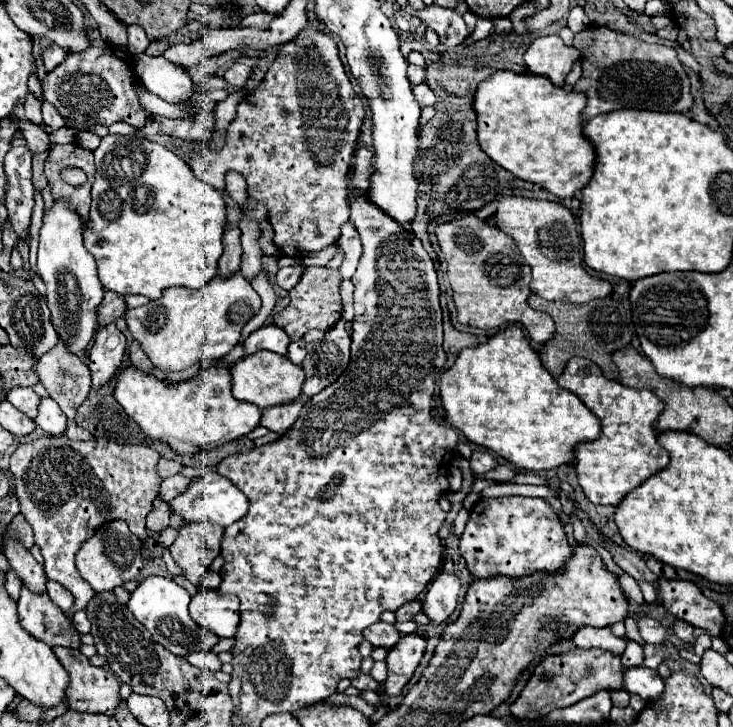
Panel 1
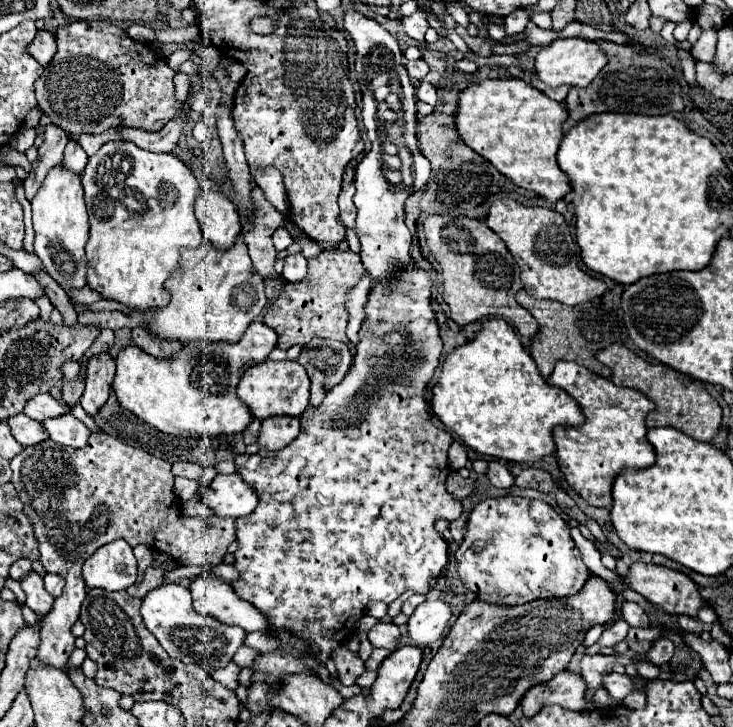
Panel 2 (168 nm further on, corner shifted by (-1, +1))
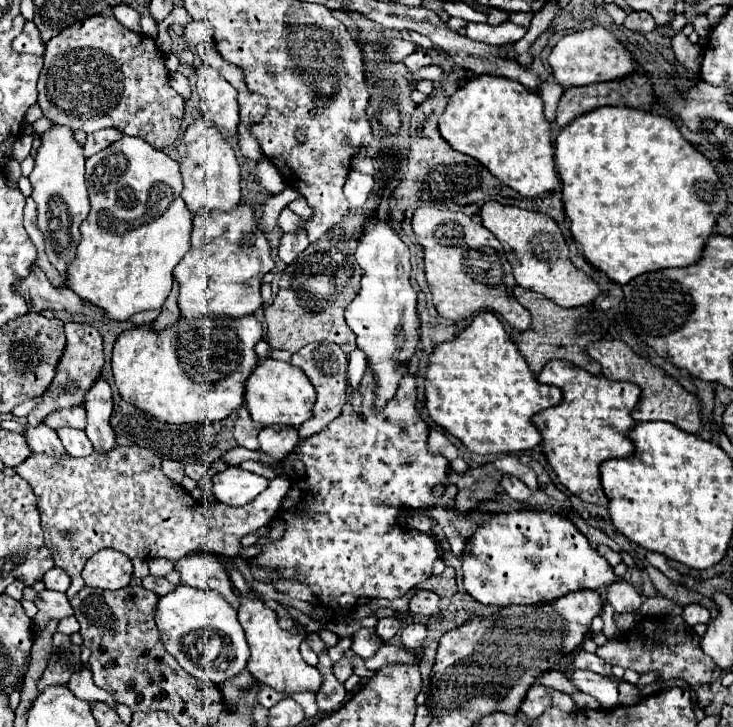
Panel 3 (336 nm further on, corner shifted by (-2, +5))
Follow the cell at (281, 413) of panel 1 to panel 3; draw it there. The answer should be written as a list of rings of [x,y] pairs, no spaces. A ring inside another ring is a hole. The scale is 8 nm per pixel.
[[[265,426],[259,434],[259,450],[283,460],[297,446],[299,432],[293,426]]]

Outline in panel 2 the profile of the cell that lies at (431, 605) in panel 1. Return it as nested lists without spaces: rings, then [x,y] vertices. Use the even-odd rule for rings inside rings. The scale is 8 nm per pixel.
[[[428,600],[420,604],[408,620],[408,636],[414,646],[424,648],[440,640],[452,612],[444,600]]]

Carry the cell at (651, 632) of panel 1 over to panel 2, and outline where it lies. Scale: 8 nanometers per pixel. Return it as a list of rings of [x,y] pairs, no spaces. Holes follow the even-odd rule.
[[[622,602],[622,608],[620,608],[620,612],[622,612],[622,618],[630,624],[630,626],[634,626],[634,628],[646,628],[648,624],[650,624],[650,620],[648,620],[648,614],[642,610],[642,606],[638,606],[636,602]]]

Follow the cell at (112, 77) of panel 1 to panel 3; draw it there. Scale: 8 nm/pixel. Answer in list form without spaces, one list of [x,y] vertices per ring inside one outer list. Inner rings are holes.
[[[91,16],[83,22],[77,22],[73,26],[67,26],[63,28],[57,36],[53,36],[47,46],[45,46],[45,66],[41,70],[41,76],[39,76],[39,84],[37,84],[37,90],[39,90],[39,100],[37,104],[41,106],[43,114],[57,126],[69,126],[71,130],[83,130],[83,132],[97,132],[101,128],[109,128],[109,126],[115,126],[119,128],[121,132],[125,132],[127,136],[141,136],[145,138],[151,146],[155,148],[167,148],[169,144],[173,144],[179,136],[179,128],[181,128],[181,120],[183,120],[183,112],[185,112],[185,100],[171,88],[169,84],[169,70],[165,68],[165,54],[157,48],[155,40],[145,36],[145,34],[135,34],[131,30],[127,30],[117,18],[109,16],[109,18],[103,18],[103,16]]]

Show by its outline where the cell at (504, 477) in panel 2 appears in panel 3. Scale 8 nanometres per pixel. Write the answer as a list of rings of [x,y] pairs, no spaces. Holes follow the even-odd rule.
[[[505,474],[505,476],[501,478],[501,486],[503,486],[503,490],[505,490],[513,500],[519,500],[519,502],[525,502],[525,500],[529,498],[529,494],[531,494],[531,490],[529,490],[519,478],[515,478],[515,476],[511,476],[511,474]]]

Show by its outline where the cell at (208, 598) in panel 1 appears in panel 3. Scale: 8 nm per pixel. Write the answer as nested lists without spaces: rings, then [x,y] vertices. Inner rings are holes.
[[[197,552],[197,554],[177,560],[175,570],[181,572],[183,584],[199,588],[199,590],[215,590],[223,598],[227,598],[227,602],[233,608],[241,606],[241,598],[235,592],[229,576],[225,574],[225,568],[217,560],[217,556],[207,554],[207,552]]]

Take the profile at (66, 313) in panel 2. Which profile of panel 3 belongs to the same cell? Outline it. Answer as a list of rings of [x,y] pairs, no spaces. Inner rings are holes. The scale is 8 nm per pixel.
[[[65,322],[65,334],[67,334],[67,346],[65,346],[65,354],[59,362],[55,382],[45,392],[45,402],[27,416],[27,422],[33,426],[41,424],[45,414],[49,414],[55,408],[67,408],[67,406],[75,406],[75,404],[81,406],[85,392],[91,388],[91,382],[95,382],[95,378],[101,374],[101,368],[103,368],[103,346],[101,344],[103,342],[101,342],[97,328],[83,326],[79,322]]]

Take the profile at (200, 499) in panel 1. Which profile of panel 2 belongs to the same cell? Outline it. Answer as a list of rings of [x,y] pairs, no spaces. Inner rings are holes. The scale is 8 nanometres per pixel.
[[[218,474],[208,488],[208,504],[216,516],[240,518],[258,506],[256,490],[238,474]]]

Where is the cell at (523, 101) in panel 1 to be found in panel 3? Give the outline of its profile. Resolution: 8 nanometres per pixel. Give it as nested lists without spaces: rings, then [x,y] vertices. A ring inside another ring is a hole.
[[[483,74],[457,88],[439,116],[439,132],[455,150],[477,158],[503,184],[535,198],[561,186],[553,160],[551,122],[545,118],[543,108],[541,96],[517,80]]]

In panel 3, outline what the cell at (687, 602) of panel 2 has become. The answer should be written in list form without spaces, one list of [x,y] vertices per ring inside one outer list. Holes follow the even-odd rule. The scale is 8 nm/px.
[[[537,508],[485,514],[485,522],[465,542],[461,562],[465,590],[477,602],[491,606],[539,604],[583,588],[607,588],[621,580],[571,520]]]

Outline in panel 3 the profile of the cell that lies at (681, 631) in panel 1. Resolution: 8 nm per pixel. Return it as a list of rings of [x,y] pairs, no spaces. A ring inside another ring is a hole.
[[[689,604],[689,606],[685,606],[681,616],[683,616],[685,624],[691,626],[691,628],[693,628],[695,624],[699,624],[699,622],[709,622],[709,620],[711,620],[709,610],[703,608],[703,606],[699,606],[699,604]]]

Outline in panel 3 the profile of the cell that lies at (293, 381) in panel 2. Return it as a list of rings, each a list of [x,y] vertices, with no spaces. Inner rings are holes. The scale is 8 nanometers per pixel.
[[[267,358],[249,374],[245,382],[245,400],[251,418],[263,426],[271,424],[301,426],[307,418],[311,418],[311,410],[315,404],[315,390],[301,368],[289,362]]]

